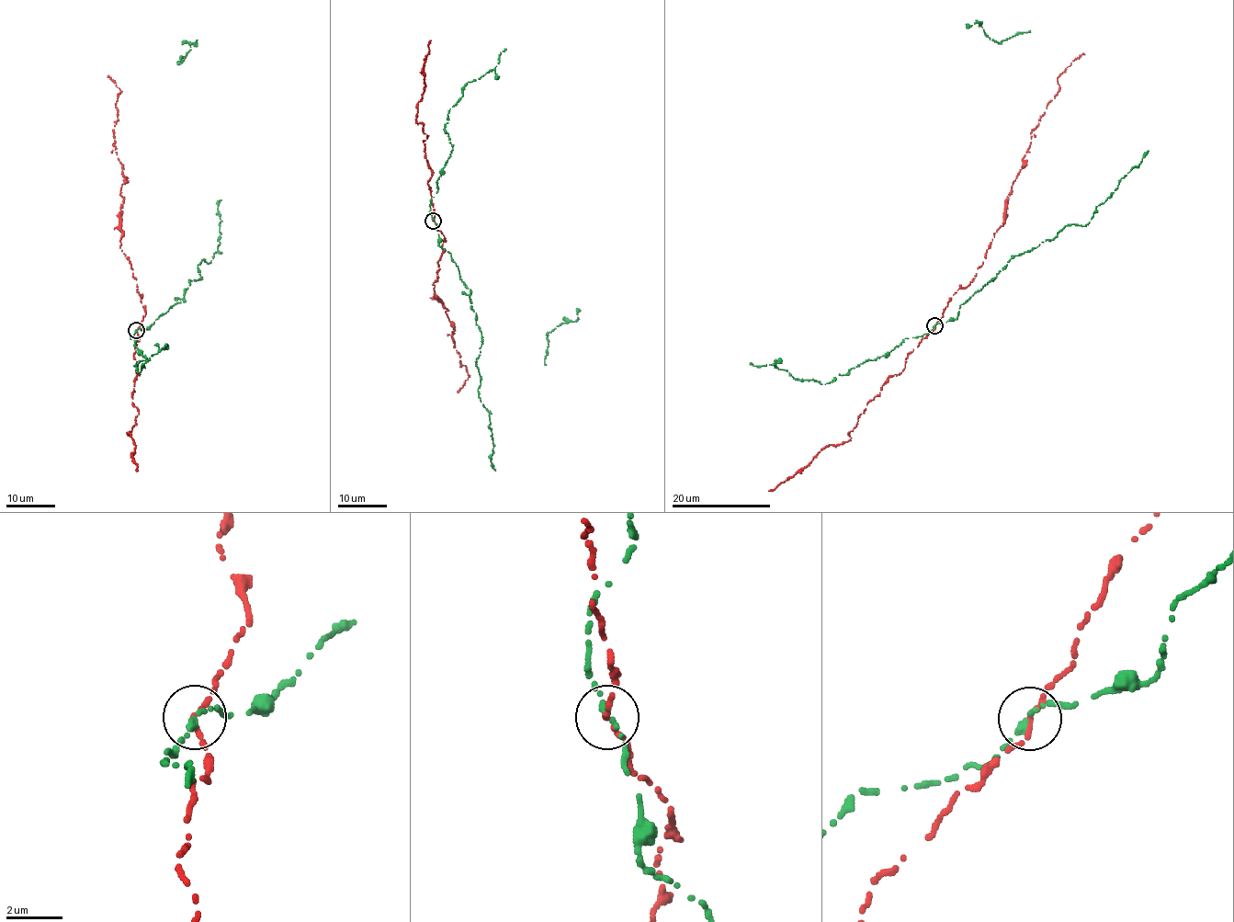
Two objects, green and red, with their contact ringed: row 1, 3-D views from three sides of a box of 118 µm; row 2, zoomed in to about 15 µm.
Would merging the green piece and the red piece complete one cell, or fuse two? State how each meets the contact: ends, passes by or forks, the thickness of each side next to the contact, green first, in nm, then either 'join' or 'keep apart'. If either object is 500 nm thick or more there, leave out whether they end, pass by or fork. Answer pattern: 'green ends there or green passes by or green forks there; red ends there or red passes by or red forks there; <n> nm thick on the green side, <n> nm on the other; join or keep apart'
green ends there; red ends there; 240 nm thick on the green side, 220 nm on the other; join

